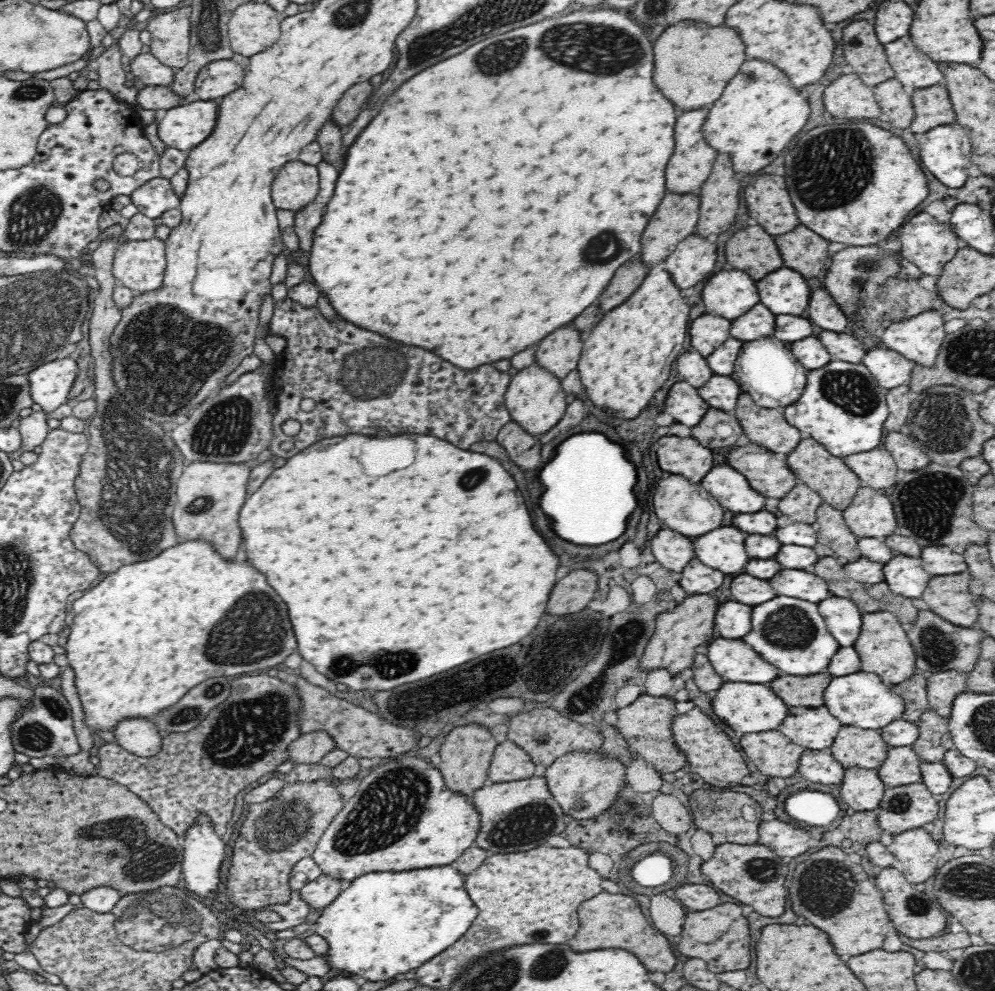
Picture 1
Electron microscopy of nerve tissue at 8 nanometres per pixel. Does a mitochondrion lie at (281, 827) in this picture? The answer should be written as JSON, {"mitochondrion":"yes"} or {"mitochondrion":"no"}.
{"mitochondrion":"yes"}

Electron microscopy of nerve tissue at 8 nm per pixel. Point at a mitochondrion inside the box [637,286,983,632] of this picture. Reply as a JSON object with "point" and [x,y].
{"point":[929,503]}

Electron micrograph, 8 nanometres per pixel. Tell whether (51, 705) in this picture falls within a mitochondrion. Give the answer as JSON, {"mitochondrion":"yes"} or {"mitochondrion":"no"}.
{"mitochondrion":"yes"}

